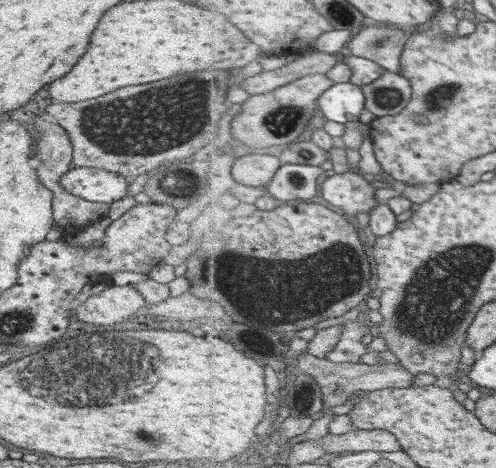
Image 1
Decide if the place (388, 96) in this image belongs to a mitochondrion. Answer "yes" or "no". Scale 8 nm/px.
yes

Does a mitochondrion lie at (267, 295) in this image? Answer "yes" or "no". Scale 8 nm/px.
yes

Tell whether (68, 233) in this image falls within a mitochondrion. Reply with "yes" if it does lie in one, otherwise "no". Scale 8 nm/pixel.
no

